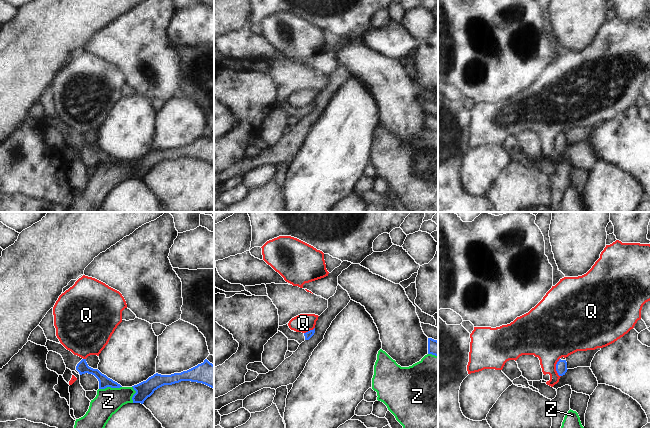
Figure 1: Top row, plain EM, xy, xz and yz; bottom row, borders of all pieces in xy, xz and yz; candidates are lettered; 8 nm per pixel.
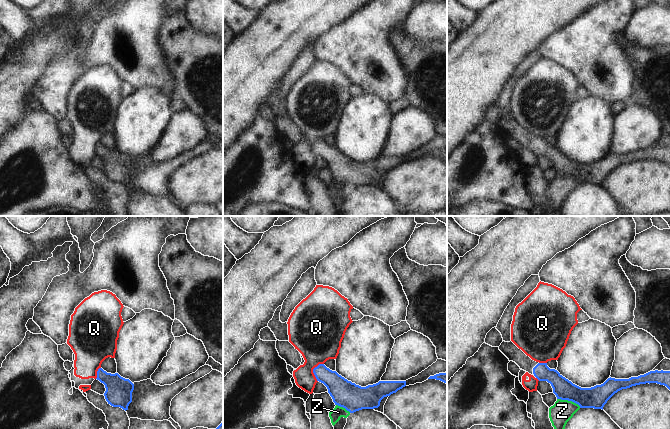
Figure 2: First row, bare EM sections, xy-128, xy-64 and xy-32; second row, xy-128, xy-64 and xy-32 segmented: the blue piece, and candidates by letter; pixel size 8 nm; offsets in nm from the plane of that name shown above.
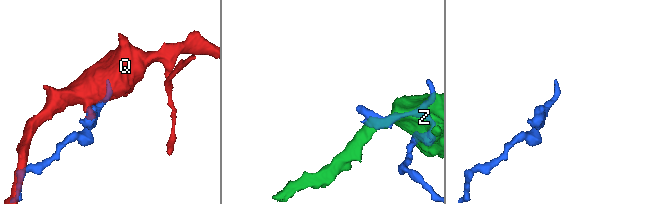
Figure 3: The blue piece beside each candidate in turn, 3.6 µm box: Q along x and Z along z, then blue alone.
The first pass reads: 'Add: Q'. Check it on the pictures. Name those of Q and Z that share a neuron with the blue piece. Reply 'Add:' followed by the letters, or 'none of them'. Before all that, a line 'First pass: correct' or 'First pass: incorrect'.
First pass: incorrect
Add: none of them

